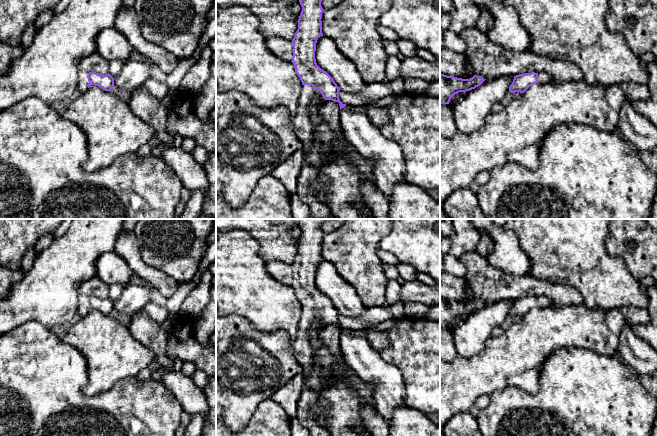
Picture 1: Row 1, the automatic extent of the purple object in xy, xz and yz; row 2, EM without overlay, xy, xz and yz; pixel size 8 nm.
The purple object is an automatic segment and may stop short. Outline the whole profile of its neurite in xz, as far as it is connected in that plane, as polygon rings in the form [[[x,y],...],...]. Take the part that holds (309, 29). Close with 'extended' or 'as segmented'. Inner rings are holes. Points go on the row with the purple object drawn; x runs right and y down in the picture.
[[[299,0],[302,7],[298,29],[292,39],[292,63],[302,82],[302,91],[296,116],[292,120],[297,138],[303,143],[303,152],[310,151],[314,141],[310,106],[315,99],[315,90],[321,93],[320,101],[332,100],[339,103],[340,110],[346,106],[339,99],[339,87],[333,78],[321,69],[315,59],[316,43],[322,33],[322,0]]]; extended

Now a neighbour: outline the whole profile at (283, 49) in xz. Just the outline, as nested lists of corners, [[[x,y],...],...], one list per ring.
[[[269,37],[266,38],[266,46],[273,55],[281,60],[292,61],[292,40],[284,40],[281,37]]]

